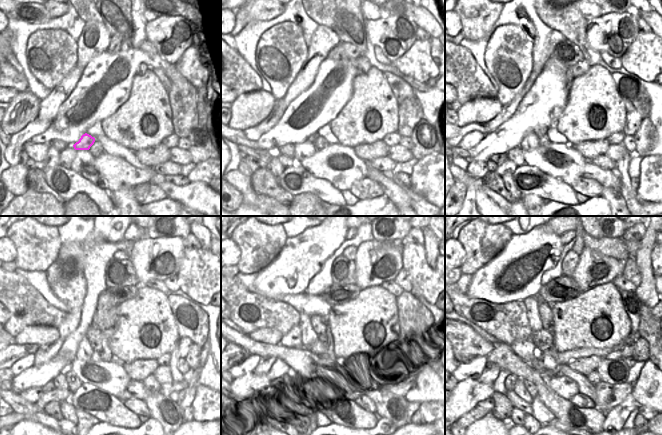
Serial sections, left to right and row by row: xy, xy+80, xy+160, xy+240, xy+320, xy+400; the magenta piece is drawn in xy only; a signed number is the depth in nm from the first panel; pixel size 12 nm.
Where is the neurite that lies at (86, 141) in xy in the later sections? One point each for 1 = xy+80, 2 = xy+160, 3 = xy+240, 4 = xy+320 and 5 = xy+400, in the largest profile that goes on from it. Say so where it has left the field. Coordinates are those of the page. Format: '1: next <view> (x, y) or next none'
1: next xy+80 (313, 137)
2: next xy+160 (539, 132)
3: next xy+240 (99, 342)
4: next xy+320 (319, 323)
5: next xy+400 (545, 309)

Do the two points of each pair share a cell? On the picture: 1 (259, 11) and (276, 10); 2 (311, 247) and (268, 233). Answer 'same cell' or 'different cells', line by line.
1: same cell
2: different cells

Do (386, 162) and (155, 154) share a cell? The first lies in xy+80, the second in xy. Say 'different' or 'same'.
different

